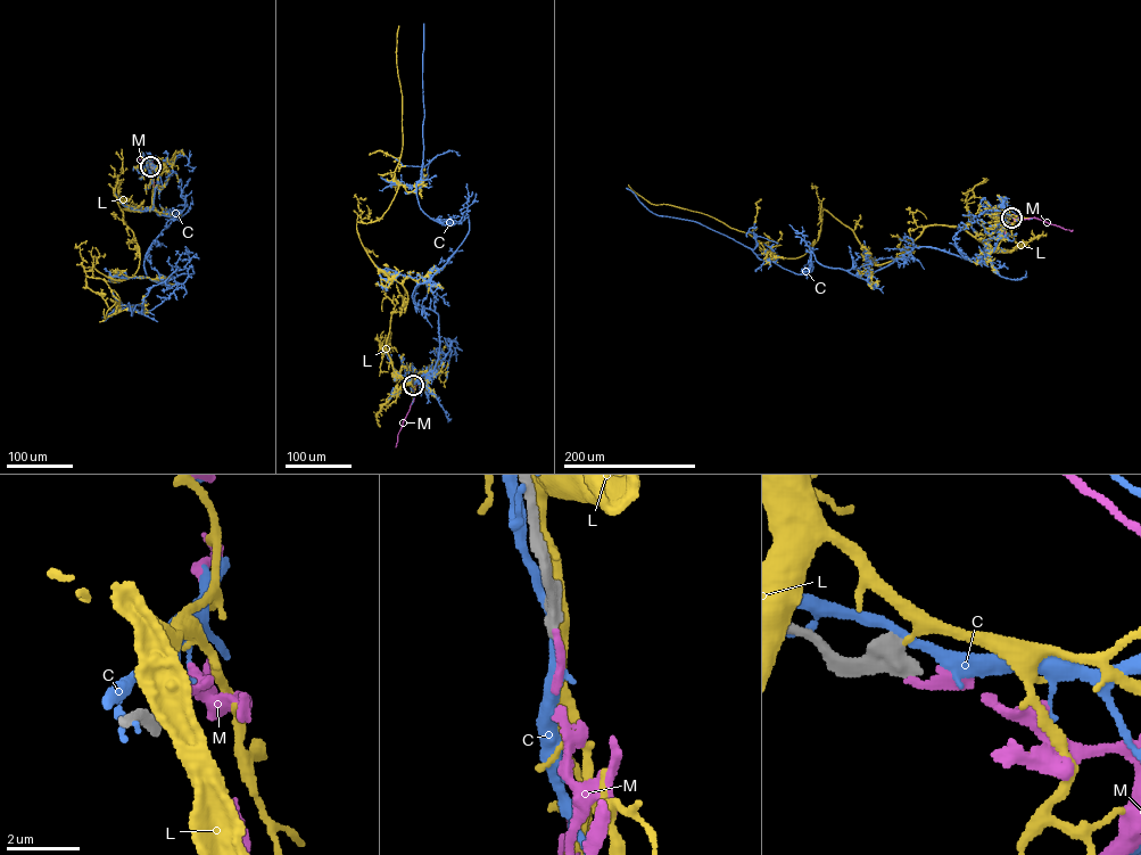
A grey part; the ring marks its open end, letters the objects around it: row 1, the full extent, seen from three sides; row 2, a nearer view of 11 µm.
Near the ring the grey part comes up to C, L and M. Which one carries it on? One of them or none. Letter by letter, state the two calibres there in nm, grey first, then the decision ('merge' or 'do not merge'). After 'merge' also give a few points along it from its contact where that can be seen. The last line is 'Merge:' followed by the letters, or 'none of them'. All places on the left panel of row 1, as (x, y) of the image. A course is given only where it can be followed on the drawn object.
C: 550/240 nm | do not merge
L: 550/140 nm | do not merge
M: 460/200 nm | merge
Merge: M

